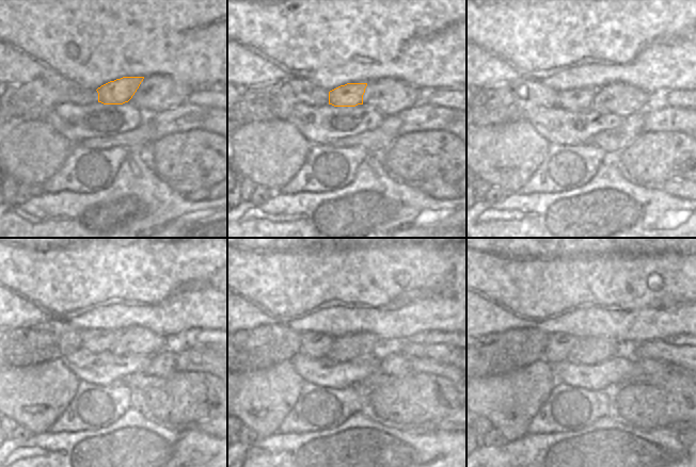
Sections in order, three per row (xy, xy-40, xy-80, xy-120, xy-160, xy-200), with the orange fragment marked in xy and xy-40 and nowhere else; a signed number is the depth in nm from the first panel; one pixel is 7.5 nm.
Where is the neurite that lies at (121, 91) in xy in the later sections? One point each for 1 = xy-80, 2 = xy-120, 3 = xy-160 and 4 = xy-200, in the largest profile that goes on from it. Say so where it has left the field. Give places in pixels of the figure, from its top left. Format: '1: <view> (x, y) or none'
1: xy-80 (575, 100)
2: xy-120 (99, 341)
3: xy-160 (313, 344)
4: xy-200 (558, 344)

